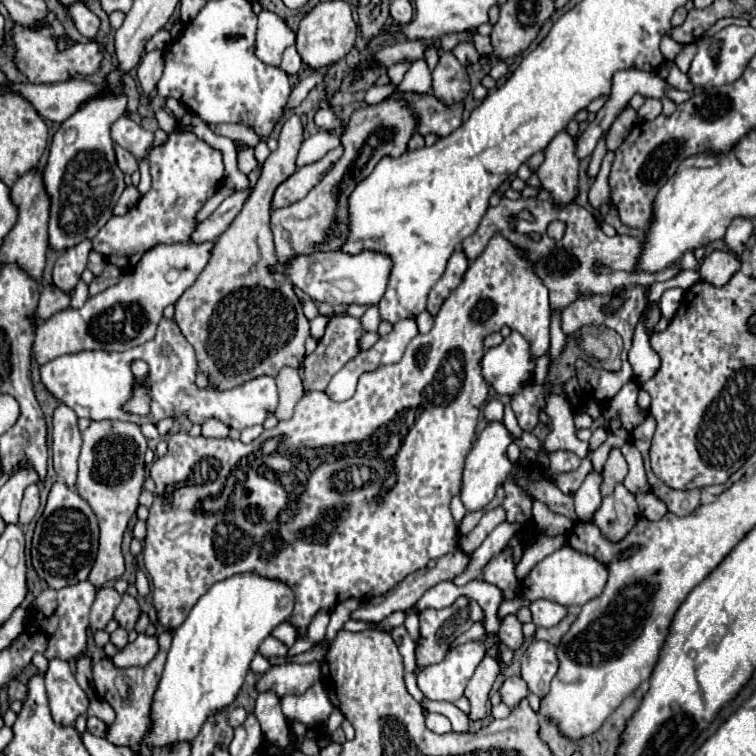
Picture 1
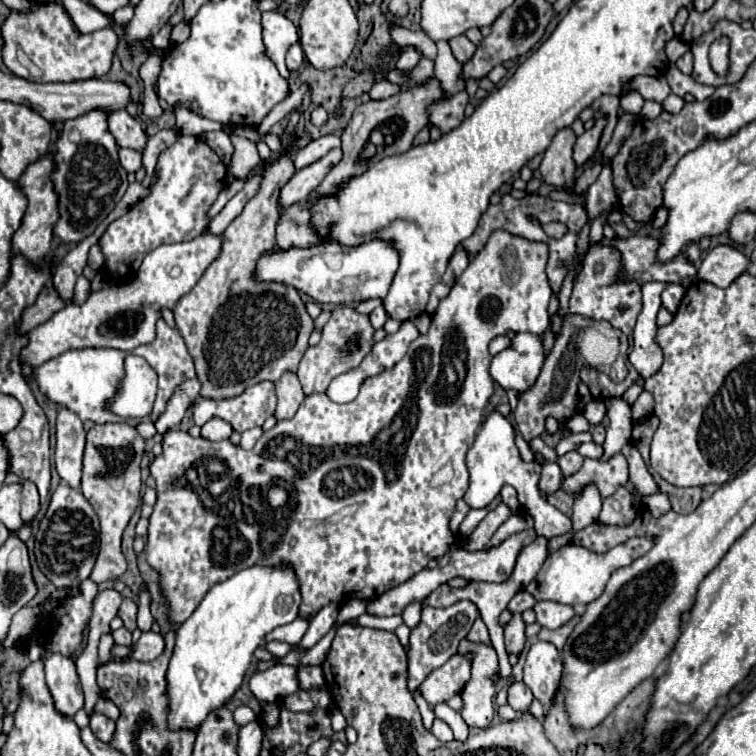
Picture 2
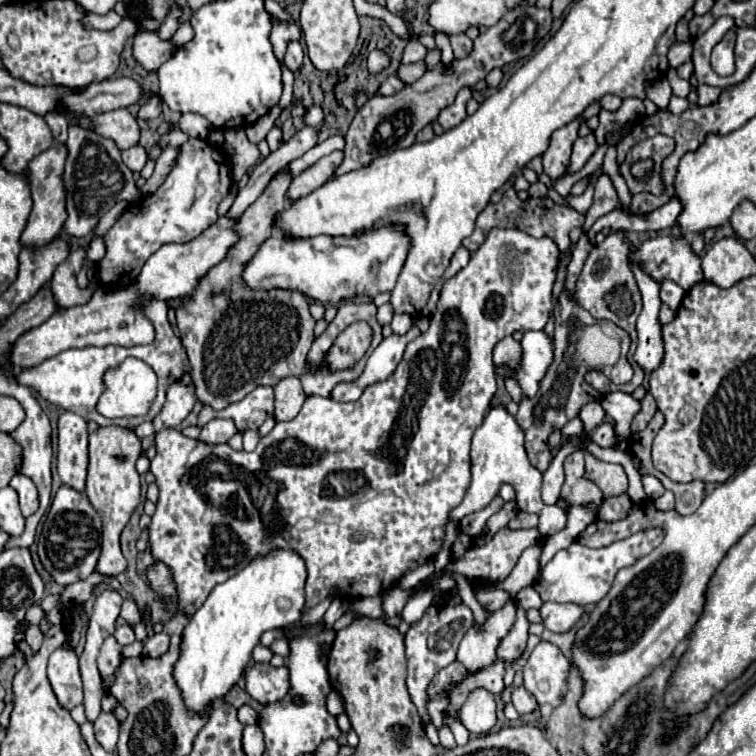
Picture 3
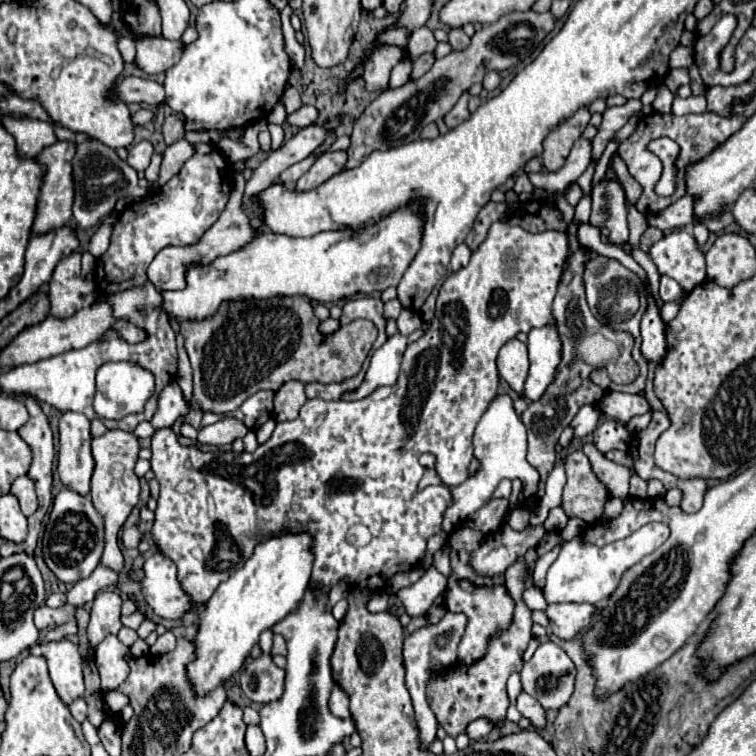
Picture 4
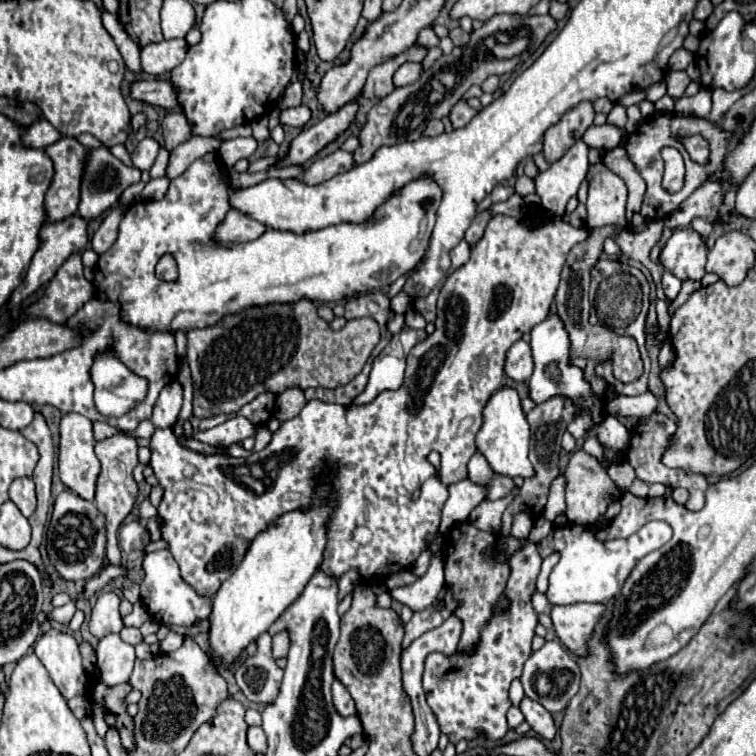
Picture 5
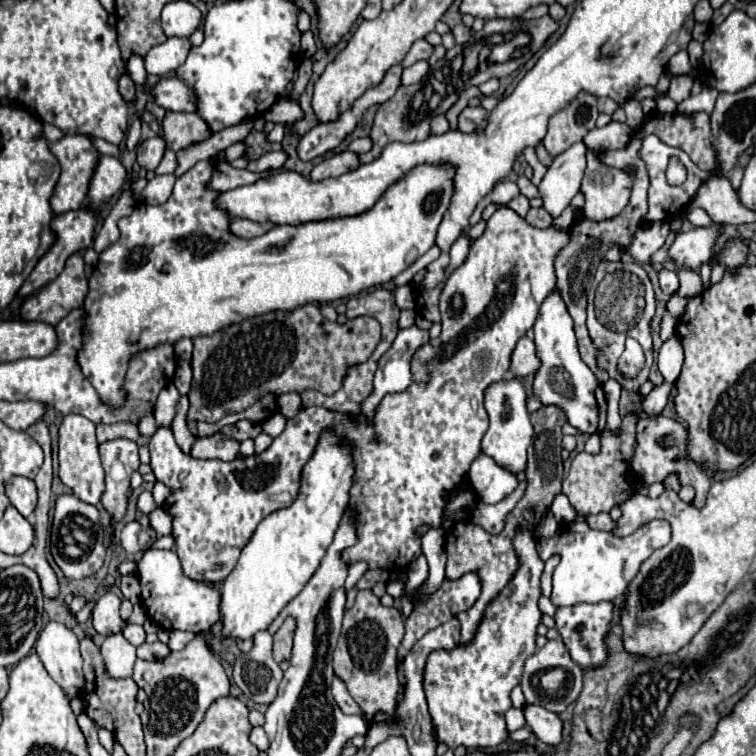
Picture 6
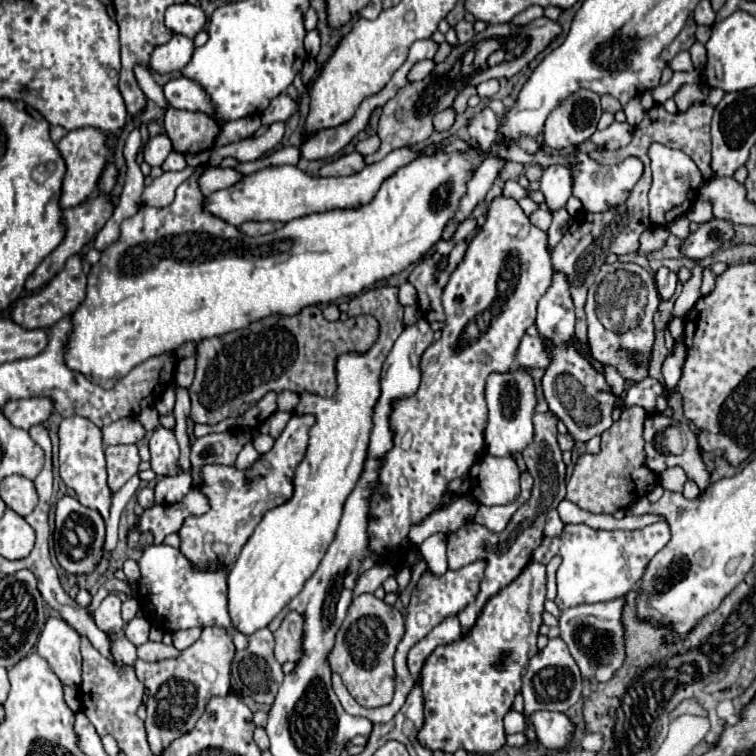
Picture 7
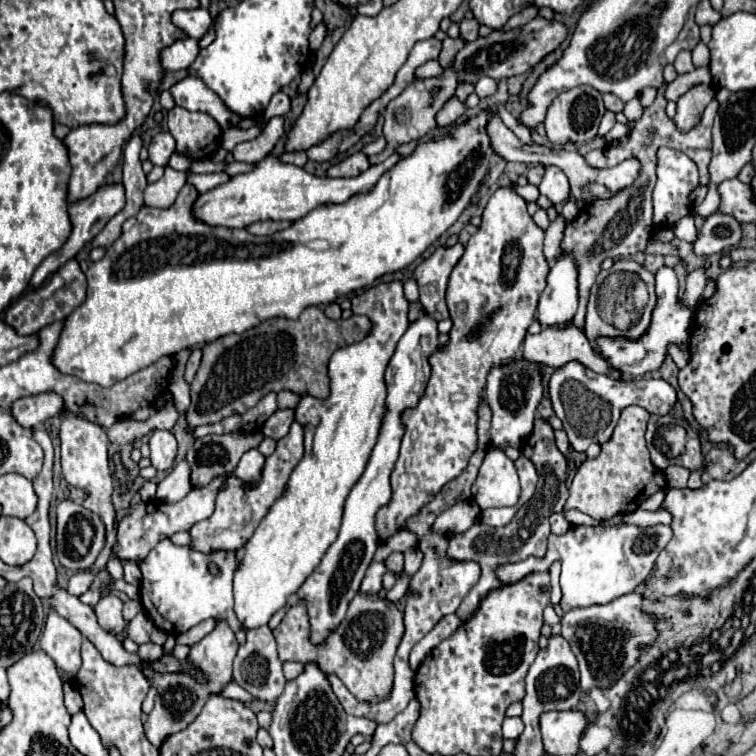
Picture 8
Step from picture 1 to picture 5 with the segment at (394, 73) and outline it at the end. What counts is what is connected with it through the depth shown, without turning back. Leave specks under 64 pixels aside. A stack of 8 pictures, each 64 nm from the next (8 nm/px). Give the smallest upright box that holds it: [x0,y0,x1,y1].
[418,28,440,48]

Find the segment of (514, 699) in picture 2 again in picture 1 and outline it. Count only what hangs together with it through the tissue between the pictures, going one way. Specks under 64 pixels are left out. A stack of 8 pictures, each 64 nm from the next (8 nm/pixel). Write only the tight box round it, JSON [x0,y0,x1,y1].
[500,676,530,708]

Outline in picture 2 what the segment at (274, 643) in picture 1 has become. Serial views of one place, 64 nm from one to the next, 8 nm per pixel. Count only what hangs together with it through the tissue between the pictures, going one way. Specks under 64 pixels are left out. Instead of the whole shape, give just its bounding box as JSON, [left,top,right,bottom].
[266,640,290,658]

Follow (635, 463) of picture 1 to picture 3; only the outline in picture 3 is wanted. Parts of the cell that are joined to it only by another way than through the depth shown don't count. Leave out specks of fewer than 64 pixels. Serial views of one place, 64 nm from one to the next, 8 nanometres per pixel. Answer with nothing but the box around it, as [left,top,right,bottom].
[642,476,664,500]

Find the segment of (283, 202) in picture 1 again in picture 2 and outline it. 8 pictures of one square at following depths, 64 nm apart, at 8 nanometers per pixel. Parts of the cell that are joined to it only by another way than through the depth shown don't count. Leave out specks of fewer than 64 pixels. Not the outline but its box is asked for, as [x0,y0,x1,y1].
[280,148,342,206]

